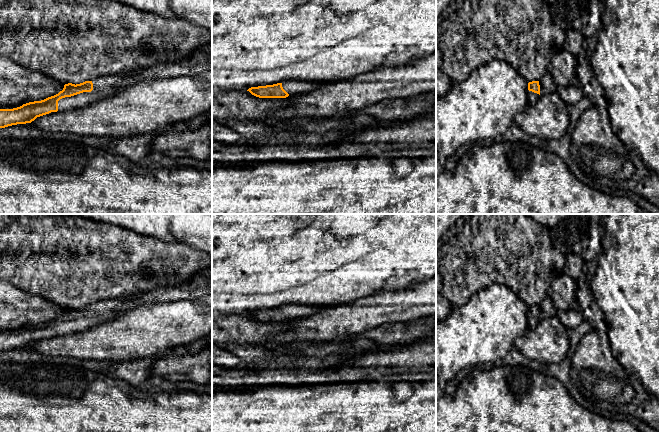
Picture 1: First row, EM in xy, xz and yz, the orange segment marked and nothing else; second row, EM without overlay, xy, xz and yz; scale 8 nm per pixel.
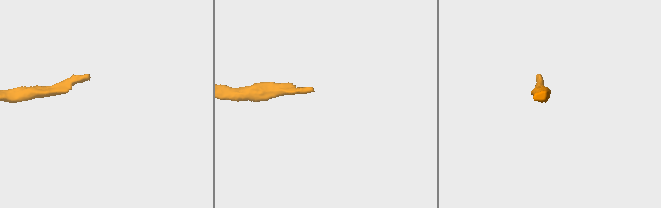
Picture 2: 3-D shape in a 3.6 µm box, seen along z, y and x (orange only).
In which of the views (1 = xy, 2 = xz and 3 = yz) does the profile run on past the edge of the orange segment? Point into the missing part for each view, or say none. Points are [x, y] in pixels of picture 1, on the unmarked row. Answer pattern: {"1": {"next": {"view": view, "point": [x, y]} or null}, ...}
{"1": {"next": {"view": "xy", "point": [103, 311]}}, "2": {"next": {"view": "xz", "point": [291, 311]}}, "3": {"next": {"view": "yz", "point": [532, 322]}}}

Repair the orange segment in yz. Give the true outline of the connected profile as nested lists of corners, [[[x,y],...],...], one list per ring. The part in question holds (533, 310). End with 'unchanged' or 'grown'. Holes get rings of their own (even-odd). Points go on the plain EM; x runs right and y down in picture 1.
[[[532,305],[528,307],[528,329],[533,330],[536,328],[540,319],[540,309],[539,305]]]; grown

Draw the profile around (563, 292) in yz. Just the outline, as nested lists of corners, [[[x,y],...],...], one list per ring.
[[[562,274],[552,282],[549,296],[557,310],[566,311],[576,299],[577,290],[576,281]]]

